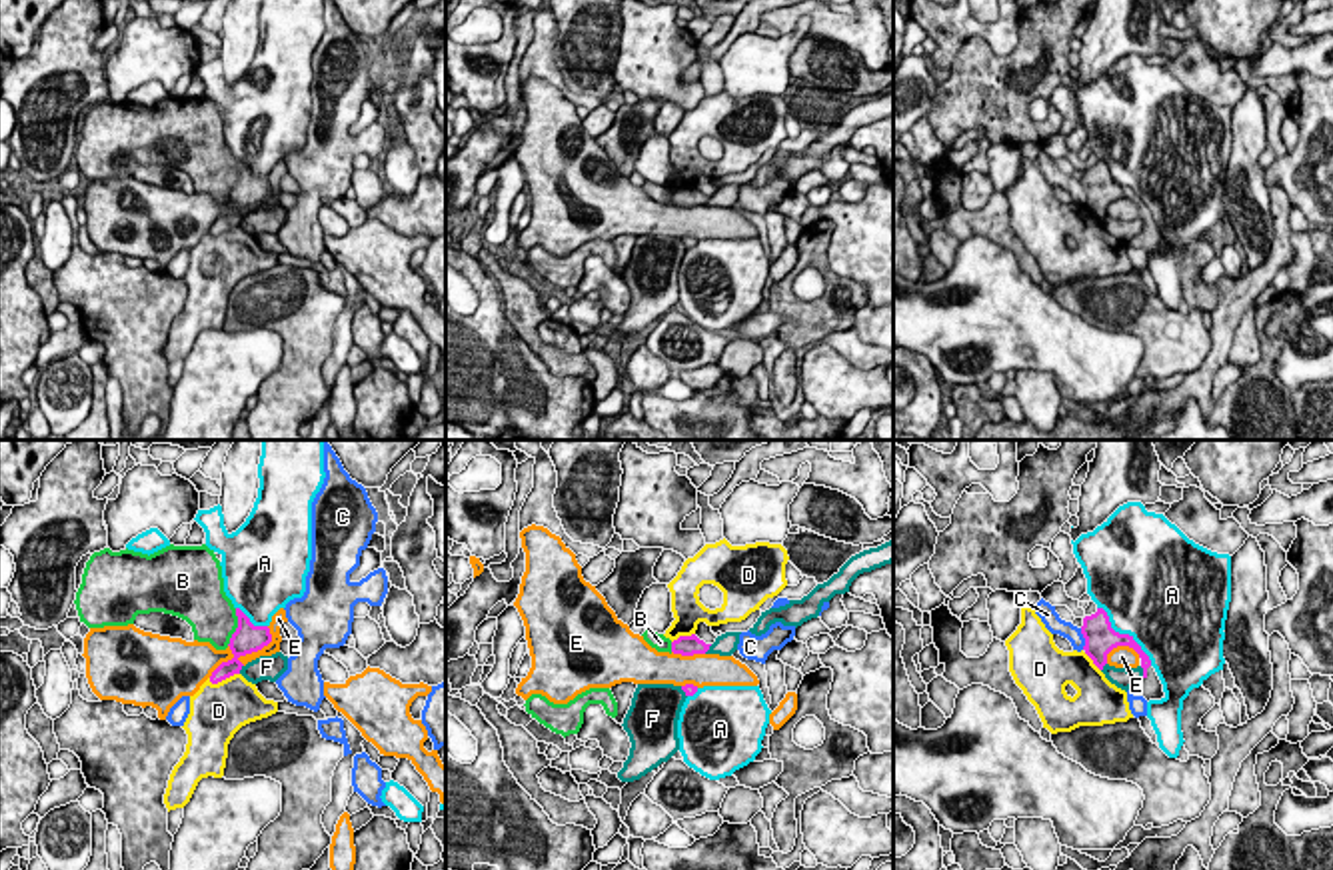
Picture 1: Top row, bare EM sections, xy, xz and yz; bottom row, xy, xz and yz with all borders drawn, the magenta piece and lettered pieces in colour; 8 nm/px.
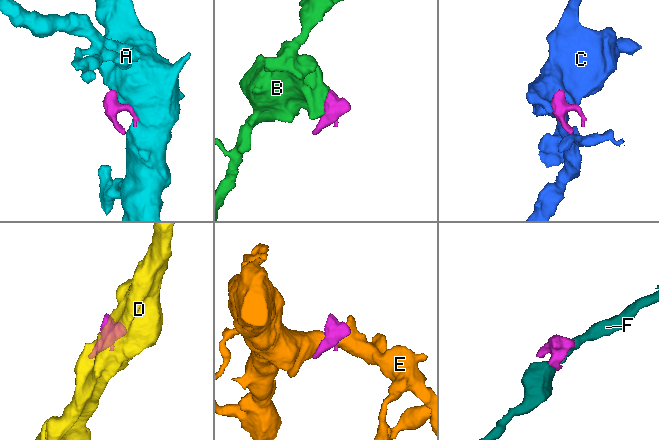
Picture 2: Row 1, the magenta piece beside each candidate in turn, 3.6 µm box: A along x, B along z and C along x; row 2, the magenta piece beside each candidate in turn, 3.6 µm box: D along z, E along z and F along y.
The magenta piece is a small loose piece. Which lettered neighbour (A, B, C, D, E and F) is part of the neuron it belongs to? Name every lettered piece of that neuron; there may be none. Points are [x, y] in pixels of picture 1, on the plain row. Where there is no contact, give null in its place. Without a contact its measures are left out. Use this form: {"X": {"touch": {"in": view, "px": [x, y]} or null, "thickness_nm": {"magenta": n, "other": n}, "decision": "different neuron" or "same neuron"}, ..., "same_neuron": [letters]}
{"A": {"touch": {"in": "yz", "px": [1124, 186]}, "thickness_nm": {"magenta": 260, "other": 460}, "decision": "different neuron"}, "B": {"touch": {"in": "xy", "px": [238, 178]}, "thickness_nm": {"magenta": 240, "other": 380}, "decision": "different neuron"}, "C": {"touch": {"in": "yz", "px": [1084, 188]}, "thickness_nm": {"magenta": 260, "other": 140}, "decision": "different neuron"}, "D": {"touch": {"in": "xy", "px": [222, 230]}, "thickness_nm": {"magenta": 130, "other": 420}, "decision": "different neuron"}, "E": {"touch": {"in": "xy", "px": [244, 206]}, "thickness_nm": {"magenta": 240, "other": 100}, "decision": "different neuron"}, "F": {"touch": {"in": "yz", "px": [1144, 224]}, "thickness_nm": {"magenta": 90, "other": 170}, "decision": "different neuron"}, "same_neuron": []}

